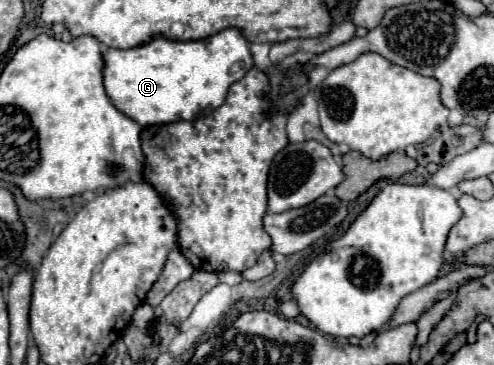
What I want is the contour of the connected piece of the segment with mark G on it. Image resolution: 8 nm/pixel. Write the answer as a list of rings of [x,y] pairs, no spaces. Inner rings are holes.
[[[228,27],[210,39],[202,41],[170,41],[164,37],[154,37],[150,43],[134,49],[108,49],[104,53],[104,87],[116,109],[138,121],[142,127],[166,125],[180,119],[196,119],[220,107],[226,99],[226,91],[232,83],[240,81],[252,67],[254,59],[250,53],[250,43],[240,29]]]

